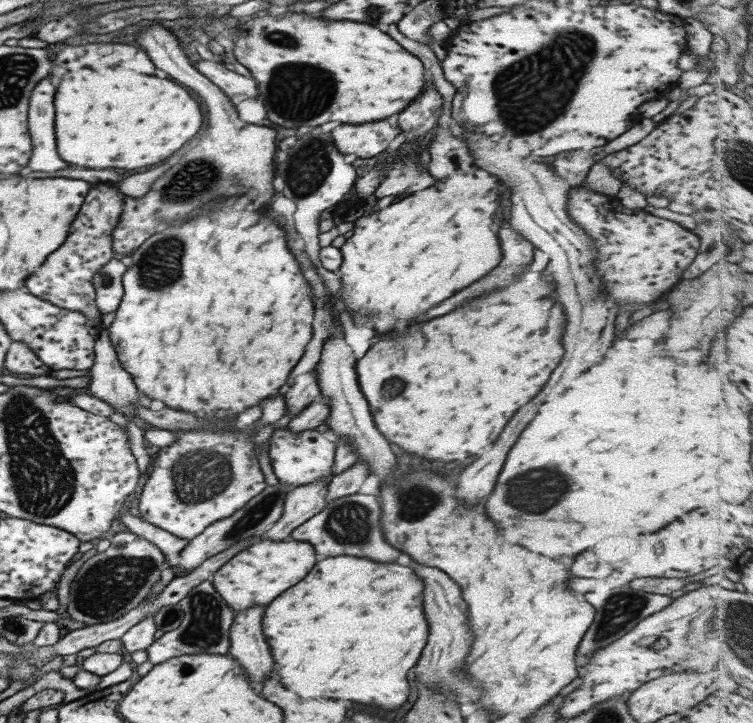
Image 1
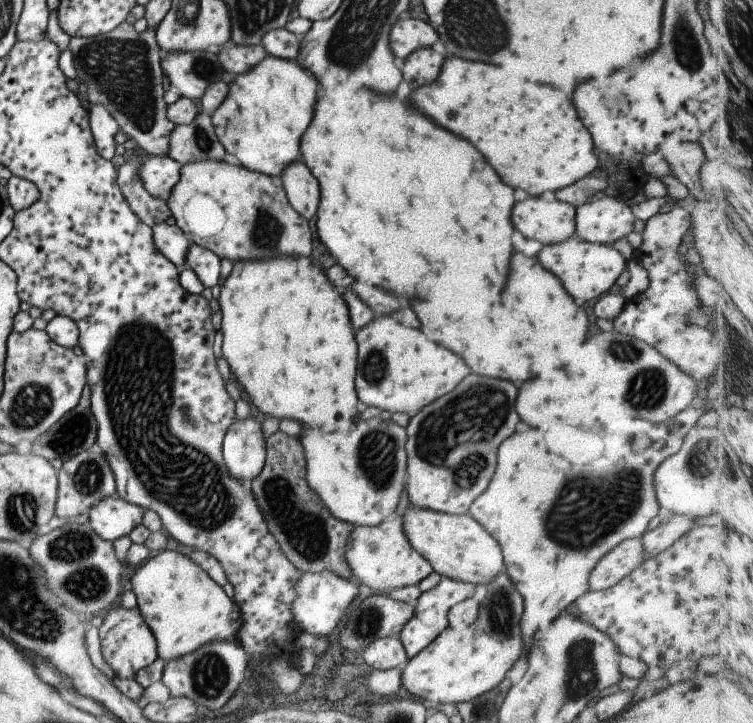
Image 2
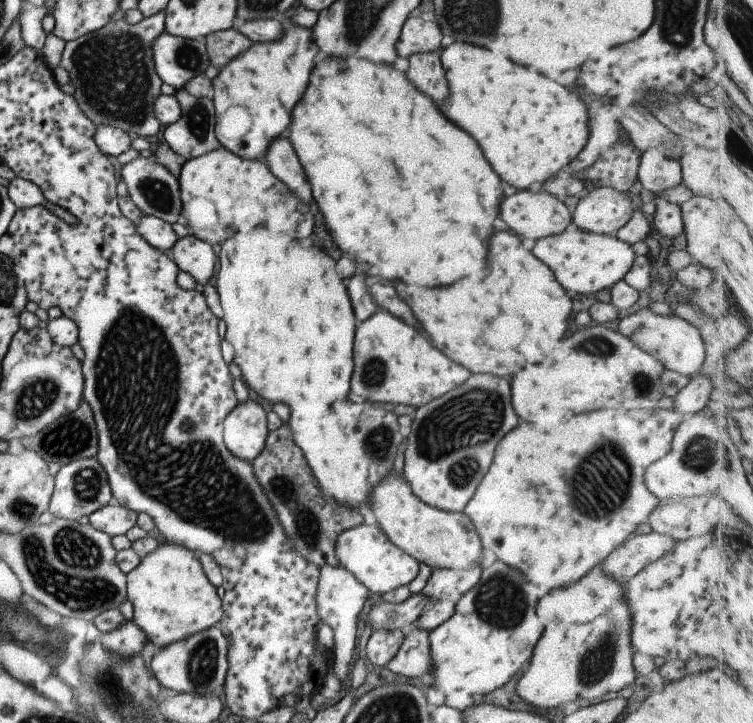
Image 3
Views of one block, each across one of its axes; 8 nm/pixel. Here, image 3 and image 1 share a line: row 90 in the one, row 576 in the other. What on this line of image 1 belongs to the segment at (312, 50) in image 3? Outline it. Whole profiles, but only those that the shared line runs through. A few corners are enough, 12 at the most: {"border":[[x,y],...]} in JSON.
{"border":[[261,539],[210,584],[236,615],[266,608],[318,560],[308,542]]}

